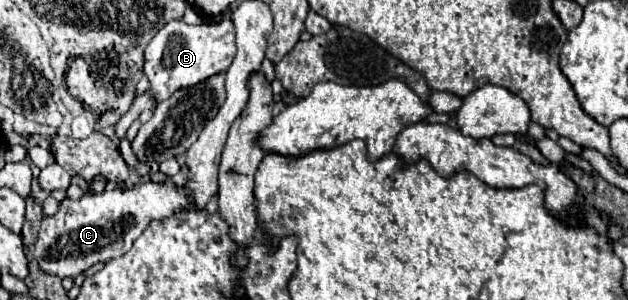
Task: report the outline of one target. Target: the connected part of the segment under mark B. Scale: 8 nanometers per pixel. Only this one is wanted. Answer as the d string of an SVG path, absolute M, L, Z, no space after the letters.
M224 18L216 24L198 24L190 26L182 20L168 22L146 46L144 50L144 74L150 82L150 88L144 92L156 104L168 100L176 90L196 86L198 82L226 72L236 54L234 24L230 18Z

